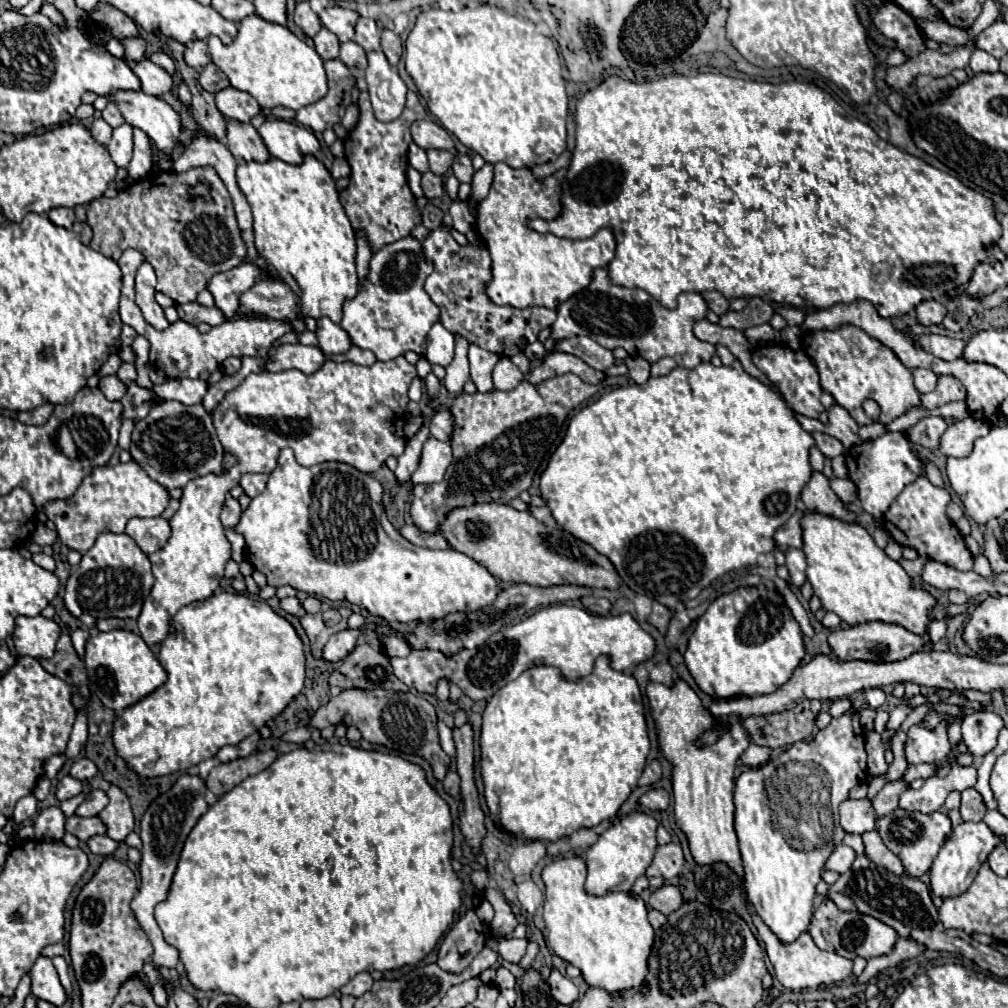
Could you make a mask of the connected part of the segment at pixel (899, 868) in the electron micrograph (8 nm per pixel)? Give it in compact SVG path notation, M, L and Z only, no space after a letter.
M876 830L872 832L864 832L862 834L864 840L864 854L870 862L886 868L888 872L900 876L904 872L904 866L900 864L900 858L892 852L888 852L888 848L884 848L884 842L880 840L880 834Z

